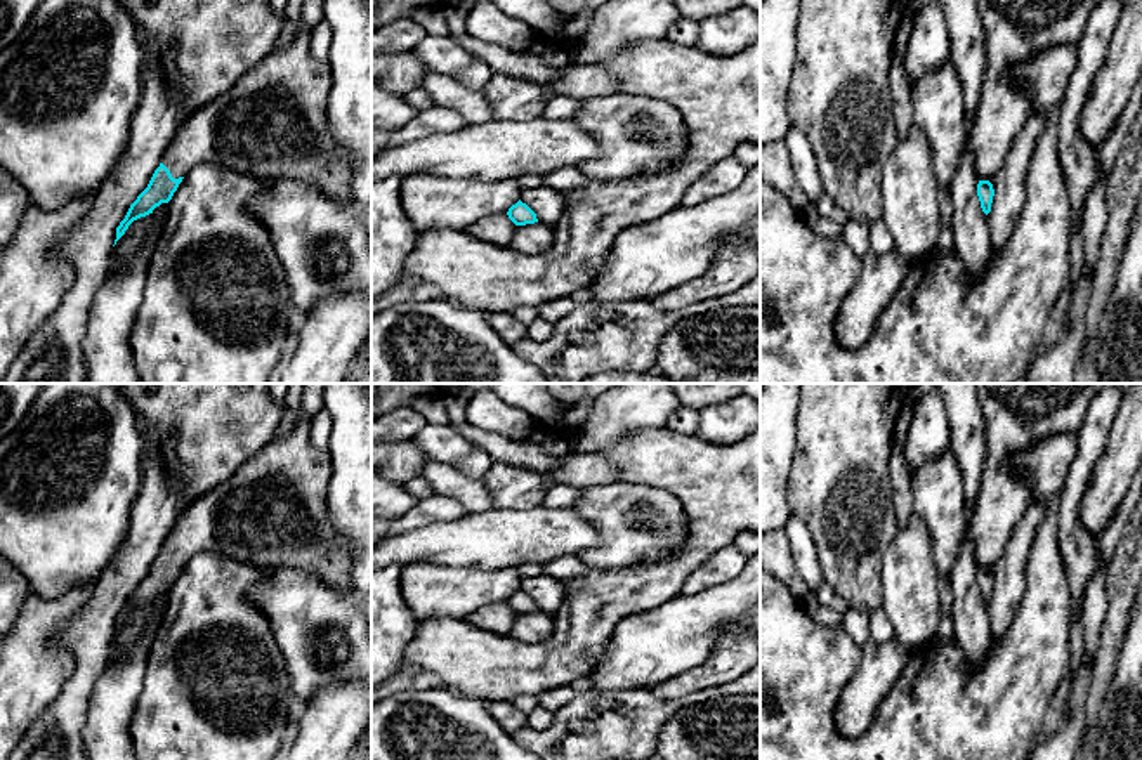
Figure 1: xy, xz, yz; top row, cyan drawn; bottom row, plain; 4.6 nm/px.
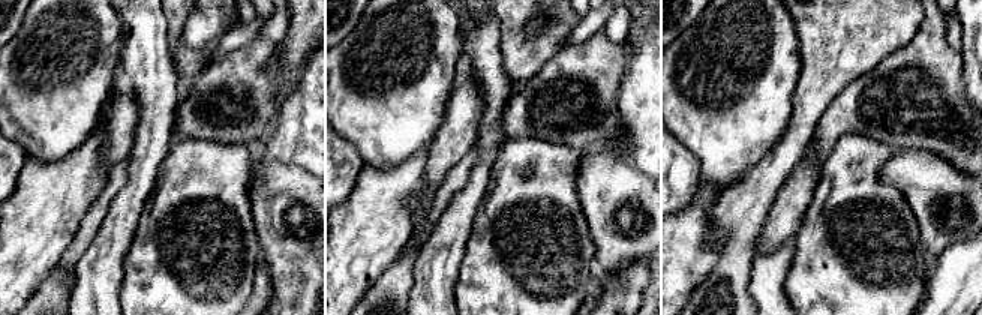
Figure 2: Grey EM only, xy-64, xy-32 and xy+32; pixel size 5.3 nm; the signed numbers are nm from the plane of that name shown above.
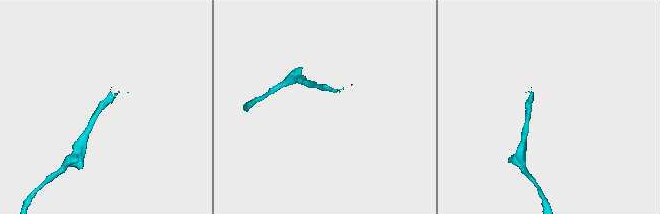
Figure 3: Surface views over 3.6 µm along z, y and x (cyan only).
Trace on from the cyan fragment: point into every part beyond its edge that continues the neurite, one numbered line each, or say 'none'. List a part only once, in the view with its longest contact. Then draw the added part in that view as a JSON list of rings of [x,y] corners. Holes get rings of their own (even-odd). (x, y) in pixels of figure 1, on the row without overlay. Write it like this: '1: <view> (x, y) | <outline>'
1: xy (273, 512) | [[[290,383],[286,408],[297,413],[293,429],[241,463],[234,474],[196,496],[172,526],[161,552],[174,567],[201,552],[220,554],[266,569],[297,567],[325,585],[352,593],[349,545],[328,515],[333,463],[328,451],[311,441],[311,420],[300,415],[302,385]]]

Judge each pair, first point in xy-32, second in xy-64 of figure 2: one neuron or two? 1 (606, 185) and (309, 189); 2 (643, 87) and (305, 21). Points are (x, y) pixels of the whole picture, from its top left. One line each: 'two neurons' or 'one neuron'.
1: one neuron
2: two neurons

